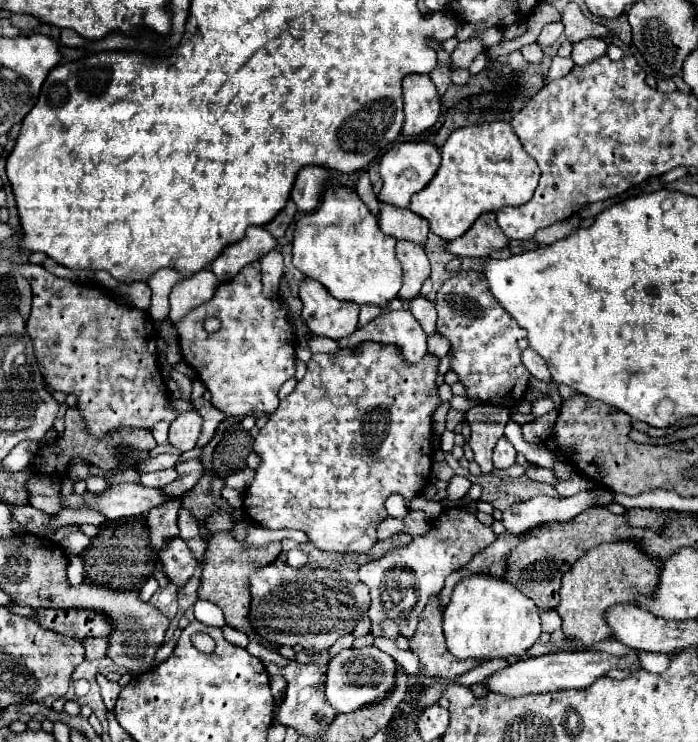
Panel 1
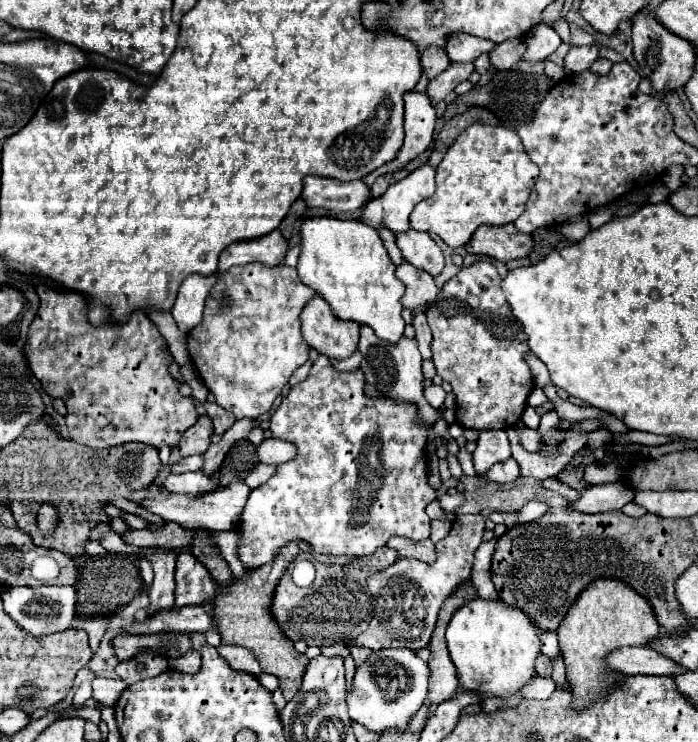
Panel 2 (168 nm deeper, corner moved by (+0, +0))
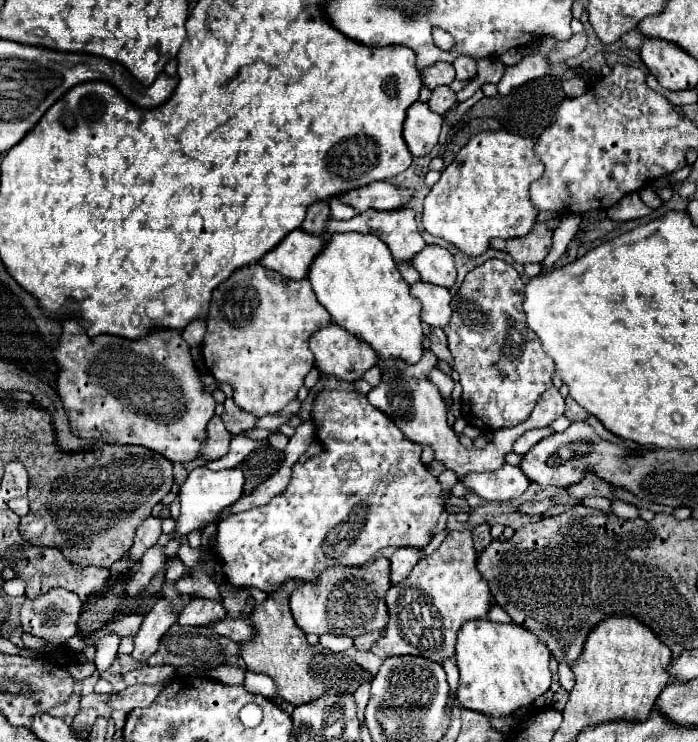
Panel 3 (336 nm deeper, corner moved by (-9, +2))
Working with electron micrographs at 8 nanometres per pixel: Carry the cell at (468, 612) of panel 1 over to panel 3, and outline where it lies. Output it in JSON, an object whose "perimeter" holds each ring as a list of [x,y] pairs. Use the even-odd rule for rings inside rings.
{"perimeter":[[[488,618],[468,622],[458,632],[456,664],[460,670],[458,702],[462,708],[478,710],[488,716],[512,714],[516,708],[532,704],[550,688],[548,646],[530,630],[514,622],[498,624]]]}

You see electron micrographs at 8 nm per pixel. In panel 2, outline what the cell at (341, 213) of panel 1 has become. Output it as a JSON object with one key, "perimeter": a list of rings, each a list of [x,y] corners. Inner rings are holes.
{"perimeter":[[[307,218],[301,228],[301,244],[299,280],[325,298],[335,316],[369,326],[381,340],[399,342],[405,328],[399,302],[405,286],[395,276],[395,266],[377,232],[357,220]]]}

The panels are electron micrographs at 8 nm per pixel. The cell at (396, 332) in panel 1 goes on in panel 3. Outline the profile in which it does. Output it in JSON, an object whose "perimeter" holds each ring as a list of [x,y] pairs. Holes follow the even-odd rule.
{"perimeter":[[[424,350],[422,360],[414,366],[408,366],[406,362],[386,362],[384,366],[380,366],[380,358],[376,358],[376,366],[382,370],[382,382],[372,388],[368,392],[368,400],[372,406],[376,406],[378,410],[382,410],[384,414],[388,414],[396,426],[404,432],[404,436],[412,442],[418,442],[422,446],[432,446],[436,452],[436,460],[440,460],[446,468],[454,470],[458,478],[462,478],[468,472],[492,472],[498,470],[504,464],[506,454],[512,452],[512,444],[518,436],[522,436],[526,430],[532,428],[544,428],[550,422],[554,422],[556,418],[560,418],[564,414],[564,398],[560,396],[560,392],[556,388],[546,390],[540,400],[536,402],[536,408],[532,410],[530,418],[522,424],[518,424],[516,428],[500,428],[494,430],[494,442],[492,442],[492,450],[476,450],[476,448],[464,448],[458,442],[458,436],[454,434],[454,430],[448,426],[446,416],[448,416],[448,408],[444,398],[440,396],[438,388],[434,386],[434,382],[428,378],[430,372],[436,368],[436,354],[430,350]]]}

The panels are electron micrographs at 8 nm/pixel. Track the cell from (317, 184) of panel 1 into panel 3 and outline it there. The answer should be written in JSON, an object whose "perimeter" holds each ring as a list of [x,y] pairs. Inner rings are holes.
{"perimeter":[[[372,182],[362,188],[348,190],[344,194],[334,196],[336,200],[342,200],[344,204],[350,204],[356,212],[364,210],[396,210],[402,208],[410,200],[412,192],[398,188],[390,182]]]}

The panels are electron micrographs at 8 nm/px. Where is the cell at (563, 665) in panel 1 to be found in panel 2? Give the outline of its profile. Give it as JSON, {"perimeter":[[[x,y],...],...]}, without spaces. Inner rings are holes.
{"perimeter":[[[619,648],[607,656],[607,664],[625,676],[675,676],[681,666],[669,656],[651,648]]]}

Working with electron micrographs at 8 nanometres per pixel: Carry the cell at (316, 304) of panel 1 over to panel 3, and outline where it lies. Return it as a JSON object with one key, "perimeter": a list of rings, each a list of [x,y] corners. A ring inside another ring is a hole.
{"perimeter":[[[330,322],[310,338],[310,350],[316,358],[316,368],[340,380],[360,380],[362,374],[376,364],[376,354],[364,342],[356,342],[348,330]]]}

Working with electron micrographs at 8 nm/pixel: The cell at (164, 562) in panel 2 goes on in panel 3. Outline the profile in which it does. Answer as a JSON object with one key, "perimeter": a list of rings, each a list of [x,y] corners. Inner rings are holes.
{"perimeter":[[[160,596],[152,610],[144,616],[144,622],[134,638],[132,656],[138,662],[146,662],[146,658],[158,650],[158,640],[178,620],[178,616],[180,614],[174,610],[174,604],[166,596]]]}

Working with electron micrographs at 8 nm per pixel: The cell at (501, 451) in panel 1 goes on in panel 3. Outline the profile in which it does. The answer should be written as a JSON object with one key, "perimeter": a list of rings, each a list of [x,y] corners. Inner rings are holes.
{"perimeter":[[[504,464],[494,472],[468,474],[468,478],[462,478],[462,484],[484,500],[514,500],[528,488],[530,482],[518,466]]]}

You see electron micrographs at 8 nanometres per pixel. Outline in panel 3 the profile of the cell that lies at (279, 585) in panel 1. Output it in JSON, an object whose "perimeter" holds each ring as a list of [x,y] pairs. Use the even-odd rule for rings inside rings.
{"perimeter":[[[378,558],[372,564],[364,564],[360,568],[352,566],[334,566],[332,570],[324,570],[316,582],[302,582],[290,596],[290,608],[292,616],[298,624],[298,628],[304,634],[344,634],[350,638],[356,638],[360,634],[370,634],[370,632],[380,632],[384,630],[388,622],[388,610],[386,610],[386,590],[390,588],[390,560],[388,558]]]}

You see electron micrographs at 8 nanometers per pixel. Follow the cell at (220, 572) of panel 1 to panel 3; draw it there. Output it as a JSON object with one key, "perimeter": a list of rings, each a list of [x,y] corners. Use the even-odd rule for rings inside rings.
{"perimeter":[[[296,580],[280,584],[276,592],[268,594],[268,598],[256,604],[254,610],[250,612],[248,618],[254,626],[254,638],[238,642],[240,656],[244,658],[246,668],[252,672],[262,672],[272,676],[278,684],[278,696],[282,696],[286,702],[294,706],[306,704],[318,698],[320,694],[354,692],[360,682],[372,680],[376,676],[380,660],[372,658],[372,662],[368,664],[368,652],[360,654],[356,648],[352,648],[348,652],[334,654],[330,650],[324,650],[320,644],[310,646],[306,642],[306,634],[296,626],[288,606],[288,598],[294,588]]]}

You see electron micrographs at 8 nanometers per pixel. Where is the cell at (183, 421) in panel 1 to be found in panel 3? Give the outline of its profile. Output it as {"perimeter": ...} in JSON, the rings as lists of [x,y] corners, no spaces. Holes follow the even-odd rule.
{"perimeter":[[[214,416],[208,422],[208,438],[204,440],[204,446],[200,448],[200,456],[204,460],[216,460],[222,458],[228,452],[228,444],[232,440],[232,434],[224,428],[224,422],[220,416]]]}

